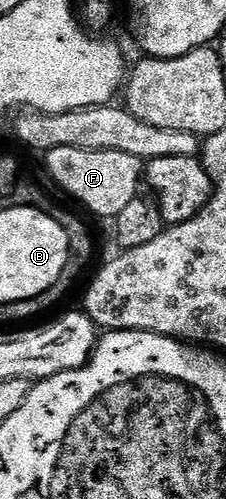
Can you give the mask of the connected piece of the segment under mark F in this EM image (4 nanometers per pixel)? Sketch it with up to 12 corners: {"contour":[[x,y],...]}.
{"contour":[[45,150],[50,177],[116,219],[144,185],[124,151]]}

